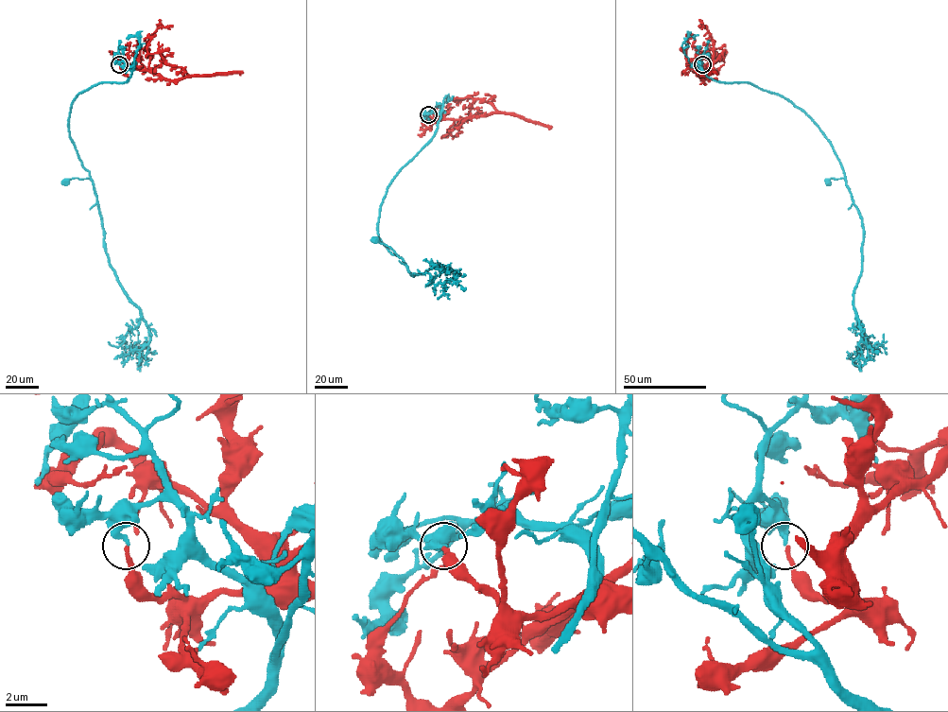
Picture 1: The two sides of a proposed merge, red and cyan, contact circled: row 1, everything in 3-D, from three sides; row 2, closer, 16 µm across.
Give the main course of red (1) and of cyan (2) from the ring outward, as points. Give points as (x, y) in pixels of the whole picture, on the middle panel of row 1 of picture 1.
1: (428, 114), (435, 120), (464, 119), (496, 111), (478, 99), (453, 100)
2: (428, 114), (433, 112), (440, 116), (435, 134), (397, 174), (380, 207), (378, 235), (399, 256), (376, 240)

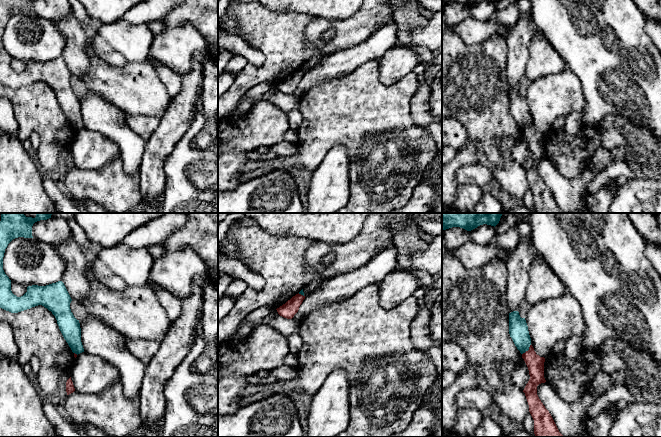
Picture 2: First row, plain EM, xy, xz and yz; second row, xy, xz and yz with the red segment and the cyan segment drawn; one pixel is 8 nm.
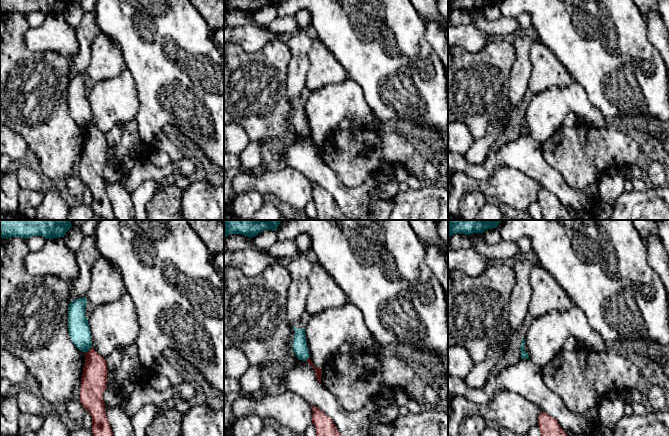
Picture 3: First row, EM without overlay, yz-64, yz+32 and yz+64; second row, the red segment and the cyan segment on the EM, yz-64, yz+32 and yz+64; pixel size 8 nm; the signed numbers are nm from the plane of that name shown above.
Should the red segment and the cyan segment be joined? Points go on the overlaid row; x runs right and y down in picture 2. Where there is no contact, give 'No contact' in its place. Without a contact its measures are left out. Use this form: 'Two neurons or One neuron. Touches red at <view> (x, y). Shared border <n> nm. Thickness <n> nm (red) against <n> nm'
Two neurons. Touches red at yz (528, 350). Shared border 110 nm. Thickness 140 nm (red) against 160 nm

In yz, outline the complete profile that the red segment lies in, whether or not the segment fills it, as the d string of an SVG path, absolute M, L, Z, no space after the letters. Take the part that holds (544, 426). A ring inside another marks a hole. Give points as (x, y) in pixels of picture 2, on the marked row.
M530 345L528 351L522 354L522 358L528 367L530 375L530 379L523 392L529 405L529 412L534 420L535 436L564 437L559 432L551 414L537 395L537 386L546 382L544 378L545 358L537 355L532 345Z

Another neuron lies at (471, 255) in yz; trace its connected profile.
M469 239L464 245L454 251L454 255L465 268L475 269L495 259L507 263L511 252L511 250L494 246L490 242L485 245L478 245Z

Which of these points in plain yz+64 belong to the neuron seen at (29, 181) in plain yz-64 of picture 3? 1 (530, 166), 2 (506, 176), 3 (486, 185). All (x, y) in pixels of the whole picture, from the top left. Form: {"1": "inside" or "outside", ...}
{"1": "outside", "2": "inside", "3": "inside"}

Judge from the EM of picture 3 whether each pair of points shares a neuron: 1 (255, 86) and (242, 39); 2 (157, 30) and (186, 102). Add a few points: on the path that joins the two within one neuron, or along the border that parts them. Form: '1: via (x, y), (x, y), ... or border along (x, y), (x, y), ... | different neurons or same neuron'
1: border along (234, 42), (248, 52), (256, 52), (268, 44) | different neurons
2: via (167, 48), (172, 62), (178, 69), (185, 84) | same neuron

